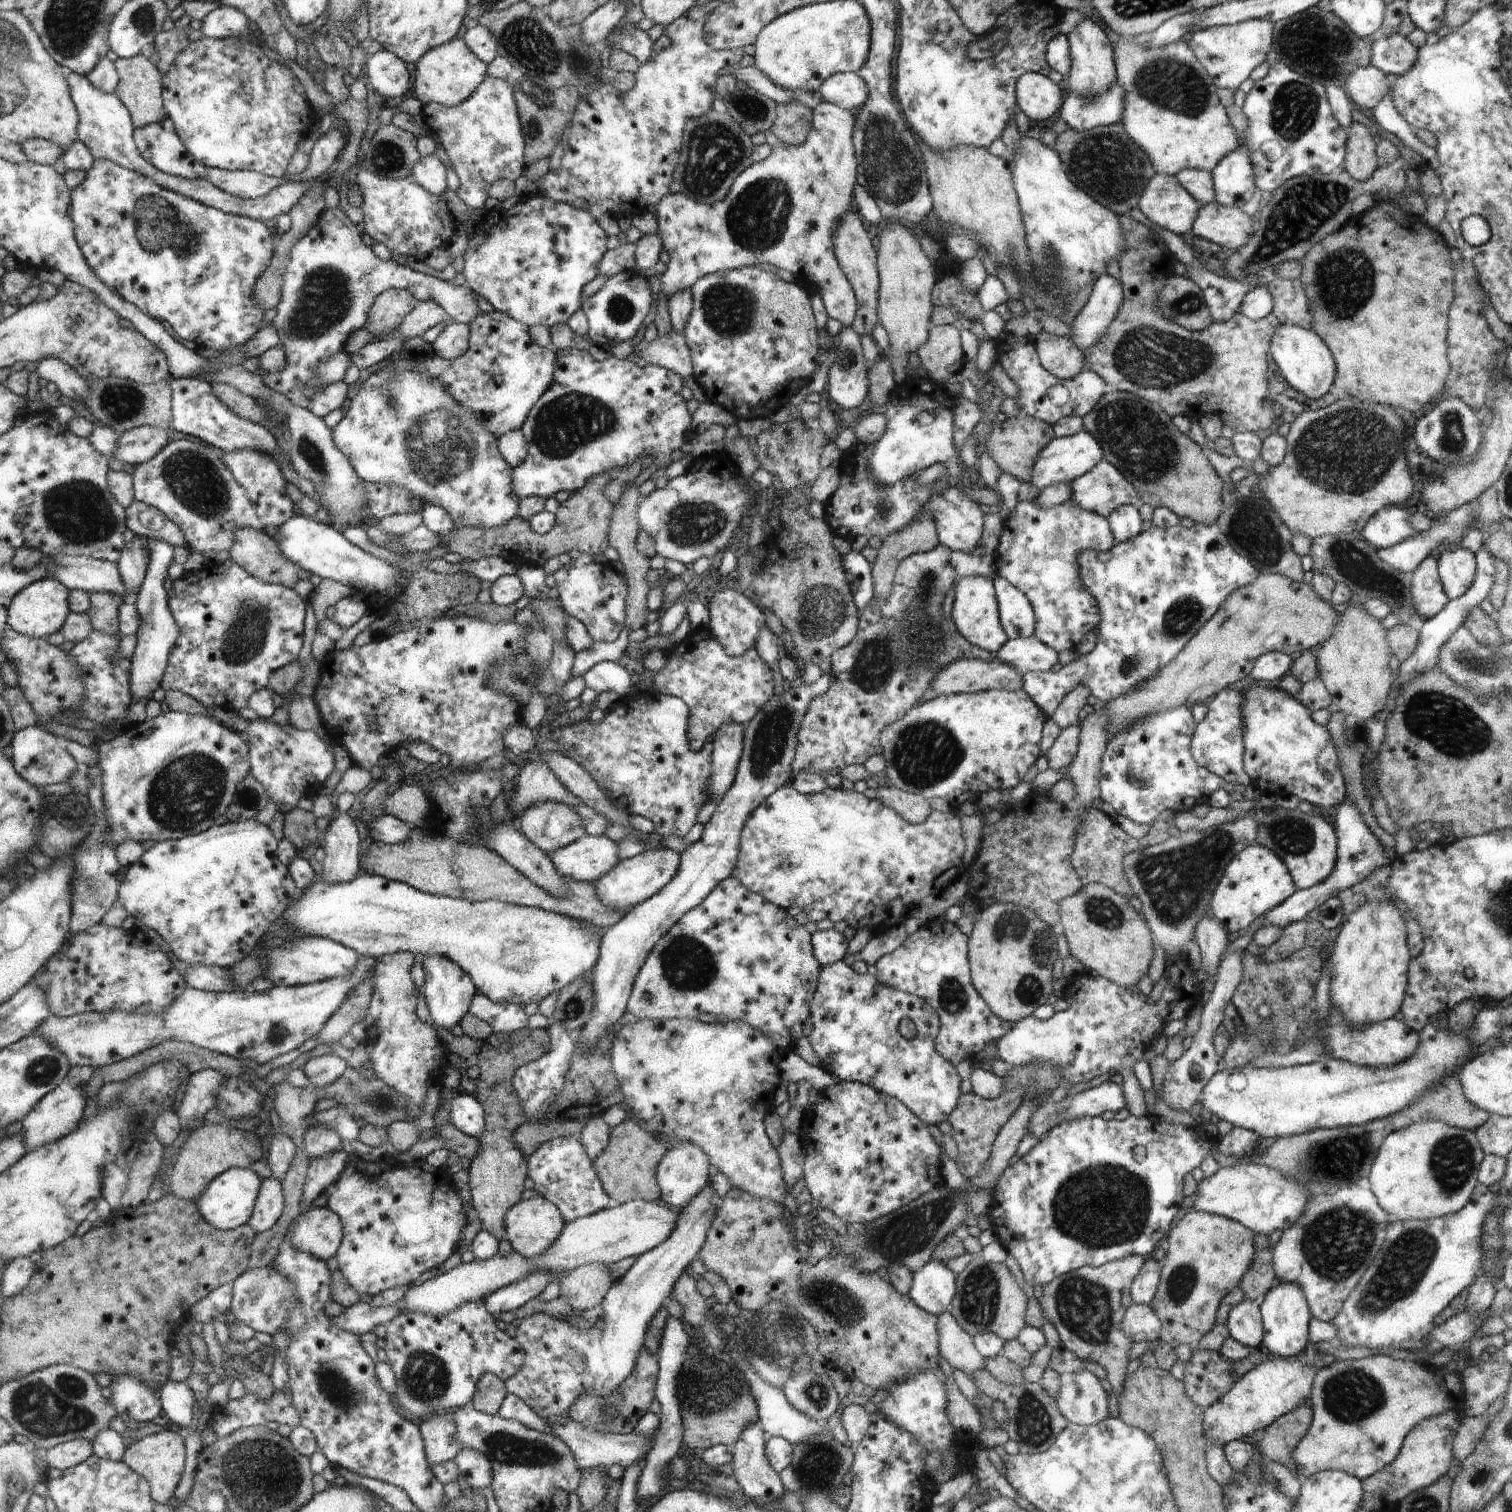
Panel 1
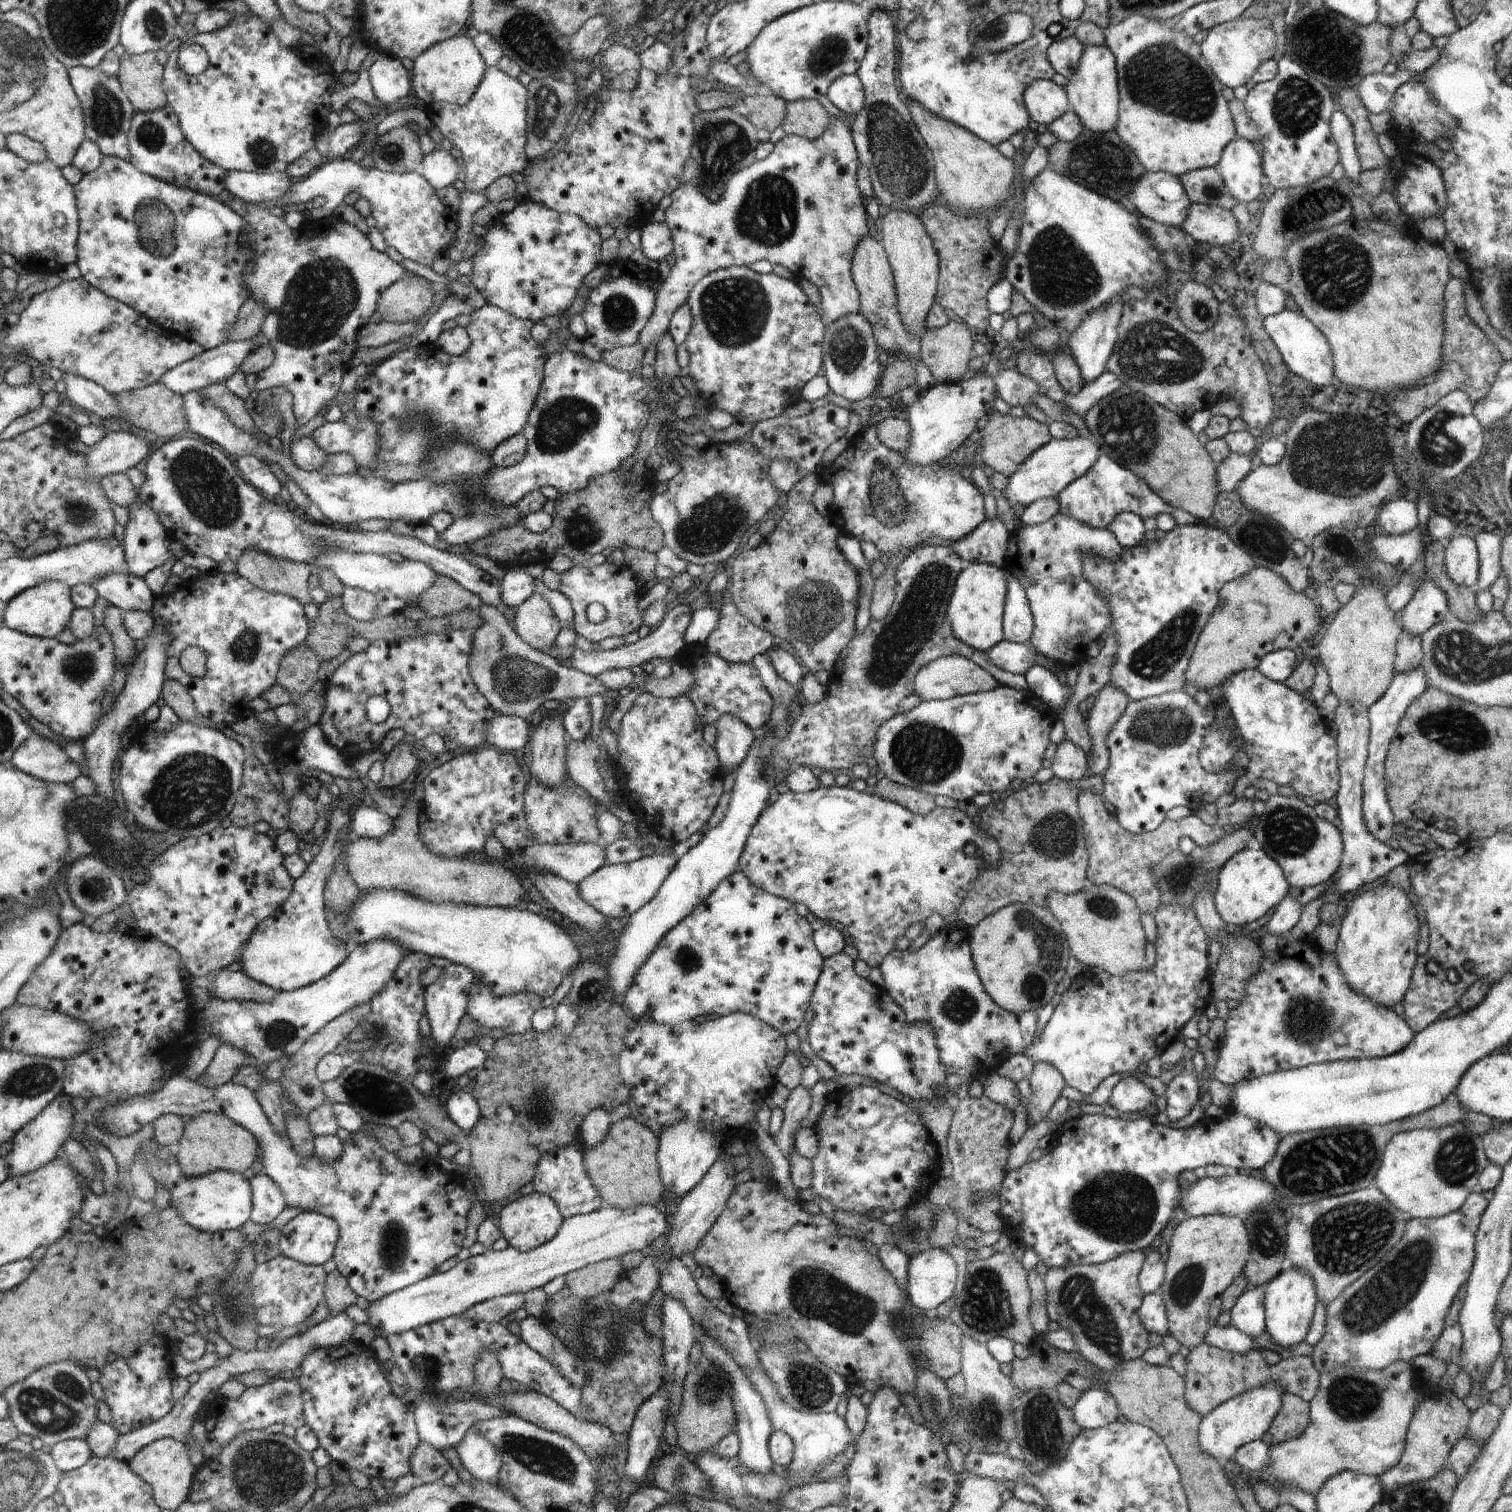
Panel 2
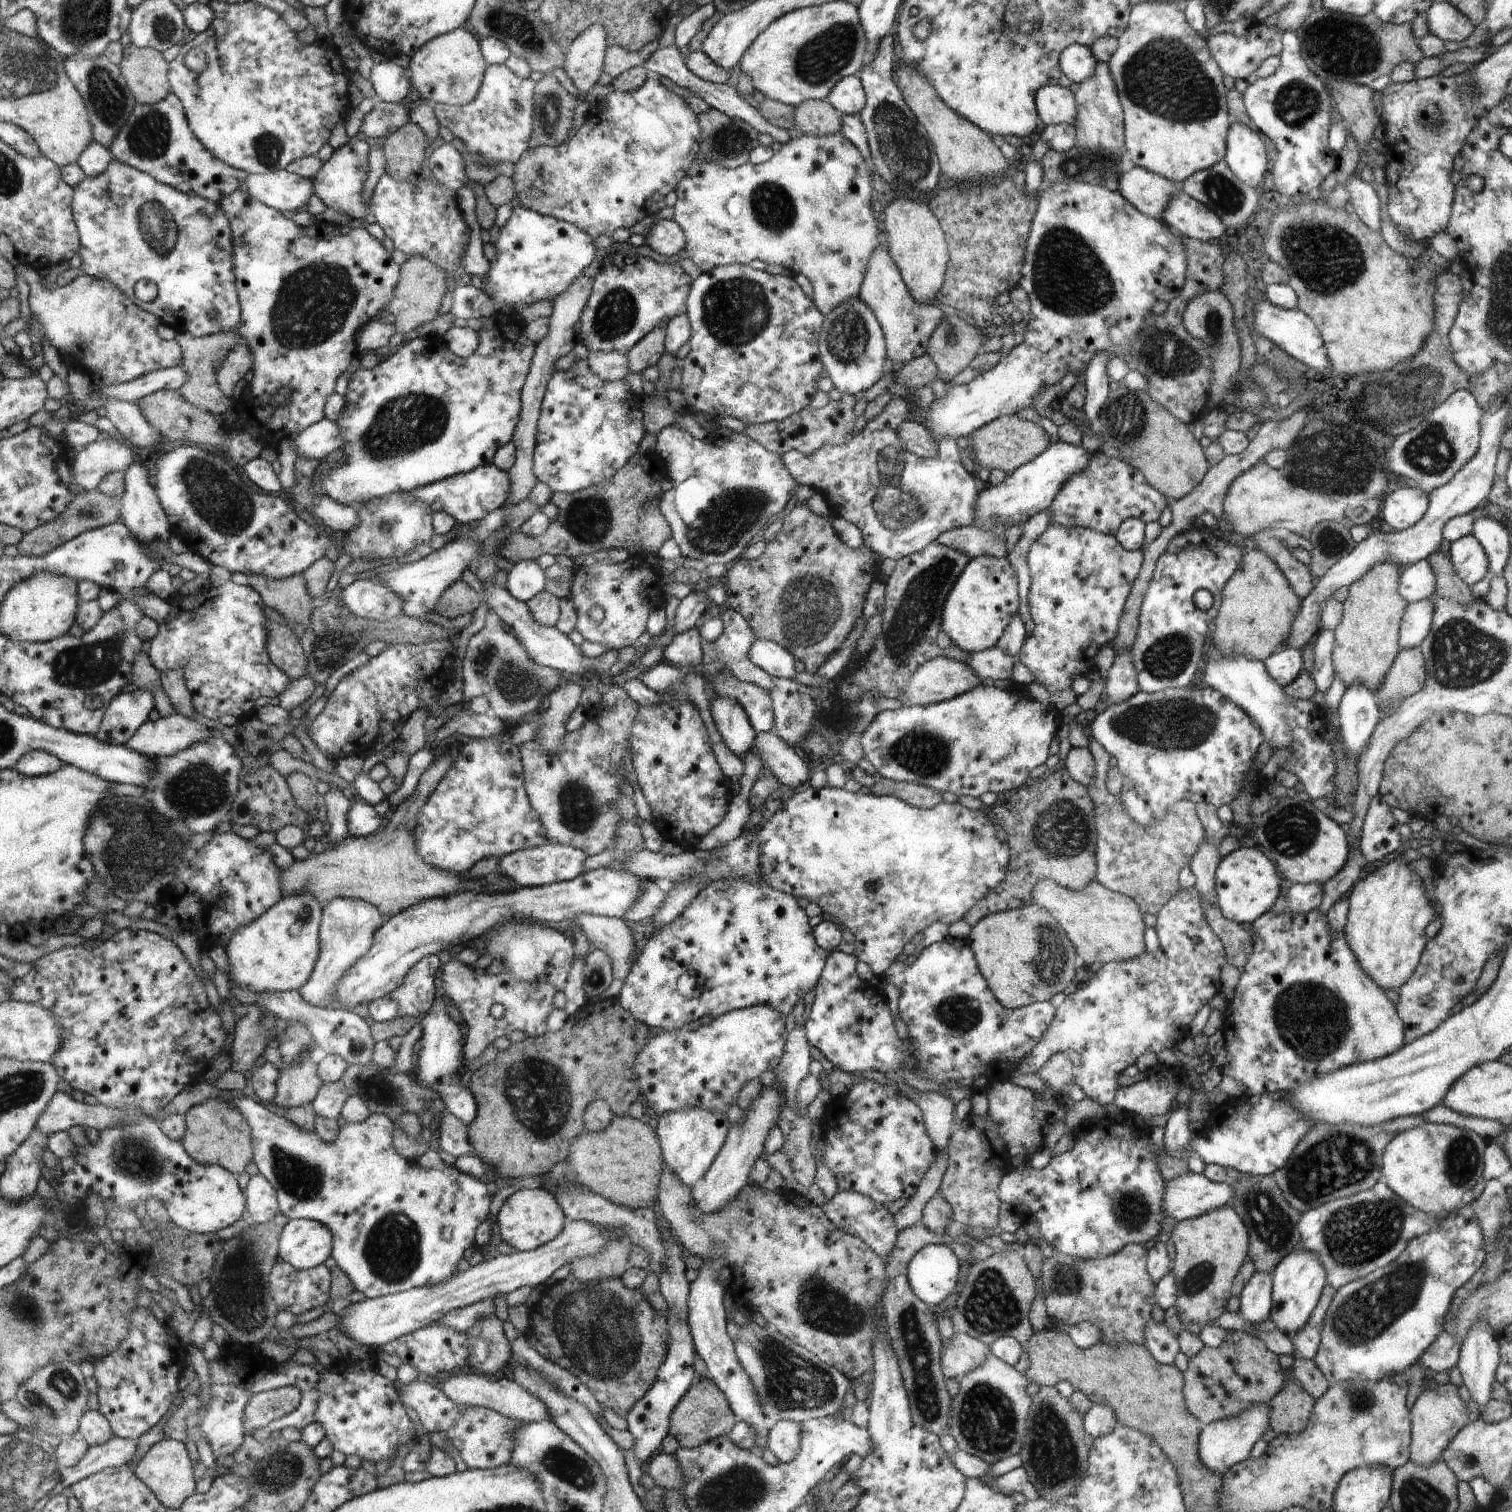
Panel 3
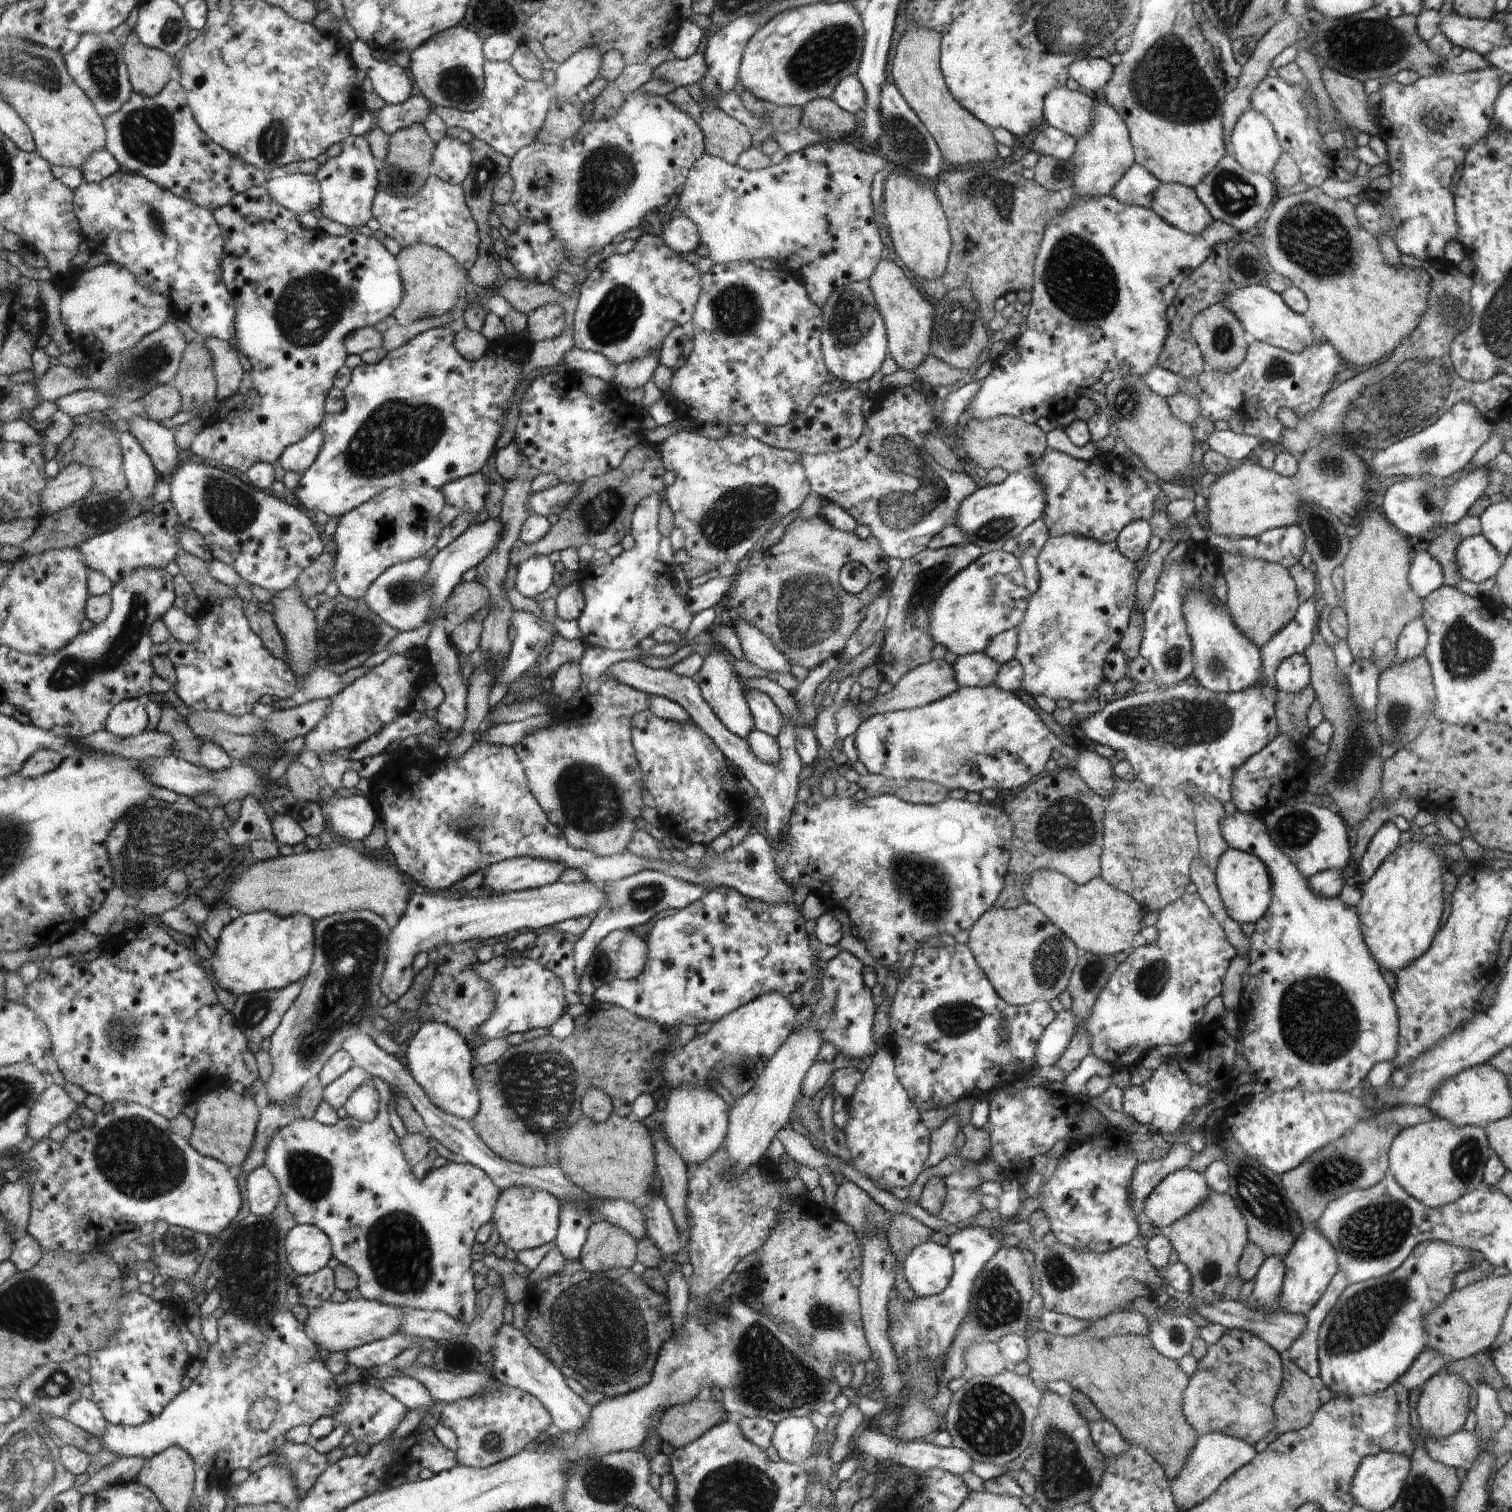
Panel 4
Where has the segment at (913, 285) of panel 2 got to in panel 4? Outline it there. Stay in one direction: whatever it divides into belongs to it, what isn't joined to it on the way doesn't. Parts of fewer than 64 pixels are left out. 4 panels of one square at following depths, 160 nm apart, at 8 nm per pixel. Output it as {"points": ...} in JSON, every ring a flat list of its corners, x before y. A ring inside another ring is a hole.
{"points":[[891,173,883,184,884,216,899,262,916,279,937,279,945,273,951,236,949,224,934,190,910,176]]}

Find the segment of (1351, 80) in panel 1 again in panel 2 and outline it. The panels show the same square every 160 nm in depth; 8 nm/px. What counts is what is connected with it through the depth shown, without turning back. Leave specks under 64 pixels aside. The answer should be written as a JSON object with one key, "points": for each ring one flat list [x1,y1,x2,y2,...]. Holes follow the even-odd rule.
{"points":[[1400,67,1391,75,1386,75,1382,72,1364,77,1359,82,1358,86,1356,86,1362,104,1364,104,1370,113,1373,112,1374,114,1380,114,1380,112,1386,112,1386,110,1389,110,1390,108,1391,98,1395,93,1395,90,1401,84,1414,80,1414,75,1413,72,1406,71,1404,67]]}

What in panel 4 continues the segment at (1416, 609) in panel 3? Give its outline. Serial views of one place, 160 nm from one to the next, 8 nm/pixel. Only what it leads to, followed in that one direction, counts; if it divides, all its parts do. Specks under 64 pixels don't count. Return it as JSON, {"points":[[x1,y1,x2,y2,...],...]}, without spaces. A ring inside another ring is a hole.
{"points":[[1418,616,1418,618,1410,621,1400,632,1397,640,1396,658,1391,666,1404,664,1424,654,1427,640,1427,628,1424,621]]}

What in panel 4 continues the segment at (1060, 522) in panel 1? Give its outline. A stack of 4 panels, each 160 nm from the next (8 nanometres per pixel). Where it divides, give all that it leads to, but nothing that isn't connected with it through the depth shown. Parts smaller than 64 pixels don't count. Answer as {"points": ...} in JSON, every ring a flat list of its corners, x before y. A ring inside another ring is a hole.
{"points":[[1049,535,1037,558,1040,573,1038,590,1031,594,1026,618,1017,627,1016,659,1023,667,1022,690,1030,696,1045,696,1052,700,1064,698,1086,702,1096,694,1102,682,1102,666,1106,654,1122,642,1124,630,1131,622,1134,602,1137,599,1139,576,1135,561,1119,551,1116,541,1100,543,1083,536]]}

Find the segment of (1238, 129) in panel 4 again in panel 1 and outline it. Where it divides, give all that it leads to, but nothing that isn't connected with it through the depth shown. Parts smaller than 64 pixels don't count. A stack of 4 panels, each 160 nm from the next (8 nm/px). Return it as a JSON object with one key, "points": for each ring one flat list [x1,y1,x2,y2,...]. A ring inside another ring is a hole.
{"points":[[1240,148,1220,159,1210,172,1218,204,1243,208,1256,190,1254,169,1248,152]]}

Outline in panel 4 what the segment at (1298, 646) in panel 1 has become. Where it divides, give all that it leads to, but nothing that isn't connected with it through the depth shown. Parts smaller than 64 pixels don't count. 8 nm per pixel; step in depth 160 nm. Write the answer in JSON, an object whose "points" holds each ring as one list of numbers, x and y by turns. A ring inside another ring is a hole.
{"points":[[1228,551,1218,553,1218,559,1220,573,1228,587,1227,609,1237,627,1260,648,1293,620,1300,606,1294,579,1288,569,1278,563,1233,555]]}

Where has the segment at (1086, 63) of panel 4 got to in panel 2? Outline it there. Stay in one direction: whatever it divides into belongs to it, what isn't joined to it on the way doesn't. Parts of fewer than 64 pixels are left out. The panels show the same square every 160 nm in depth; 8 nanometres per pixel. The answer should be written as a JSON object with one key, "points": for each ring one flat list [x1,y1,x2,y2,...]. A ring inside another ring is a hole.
{"points":[[1070,36,1052,43,1047,50,1047,59,1055,72,1068,79,1078,70,1084,50,1085,46,1076,37]]}

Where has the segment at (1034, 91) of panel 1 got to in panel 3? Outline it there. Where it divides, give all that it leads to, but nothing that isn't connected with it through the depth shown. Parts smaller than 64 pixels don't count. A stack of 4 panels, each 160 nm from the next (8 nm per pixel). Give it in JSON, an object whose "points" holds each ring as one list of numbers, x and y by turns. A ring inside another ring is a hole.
{"points":[[1046,85,1036,96,1040,118,1046,125,1074,125,1078,116,1078,104,1072,92,1061,85]]}

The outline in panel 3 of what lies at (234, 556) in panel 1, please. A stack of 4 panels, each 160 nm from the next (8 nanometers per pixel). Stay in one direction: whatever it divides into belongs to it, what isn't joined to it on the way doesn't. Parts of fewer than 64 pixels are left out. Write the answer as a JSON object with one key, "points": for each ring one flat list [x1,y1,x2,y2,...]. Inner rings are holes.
{"points":[[302,574,278,580,262,575,248,578,250,586,263,597,264,606,282,614,290,628,300,632,310,624,312,600]]}

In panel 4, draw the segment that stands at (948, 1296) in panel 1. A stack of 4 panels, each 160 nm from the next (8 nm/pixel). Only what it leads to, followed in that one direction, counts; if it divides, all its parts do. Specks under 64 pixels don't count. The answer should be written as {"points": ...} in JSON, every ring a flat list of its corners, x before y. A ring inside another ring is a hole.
{"points":[[931,1239,921,1242,907,1254,903,1274,916,1297,940,1294,950,1286,951,1249]]}

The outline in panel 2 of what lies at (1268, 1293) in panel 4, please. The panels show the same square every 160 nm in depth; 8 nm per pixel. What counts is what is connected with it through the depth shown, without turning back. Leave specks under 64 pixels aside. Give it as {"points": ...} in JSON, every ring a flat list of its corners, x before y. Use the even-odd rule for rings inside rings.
{"points":[[1265,1285,1247,1288,1229,1310,1230,1324,1252,1340,1265,1331]]}

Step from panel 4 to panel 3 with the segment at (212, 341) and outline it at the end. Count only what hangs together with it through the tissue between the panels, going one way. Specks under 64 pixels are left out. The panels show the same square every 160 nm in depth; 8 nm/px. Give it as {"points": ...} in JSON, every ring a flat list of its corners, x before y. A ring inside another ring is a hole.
{"points":[[236,344,228,351,228,358,219,368,219,383,227,395,231,396,238,381,251,369,252,361,252,353,246,344]]}

